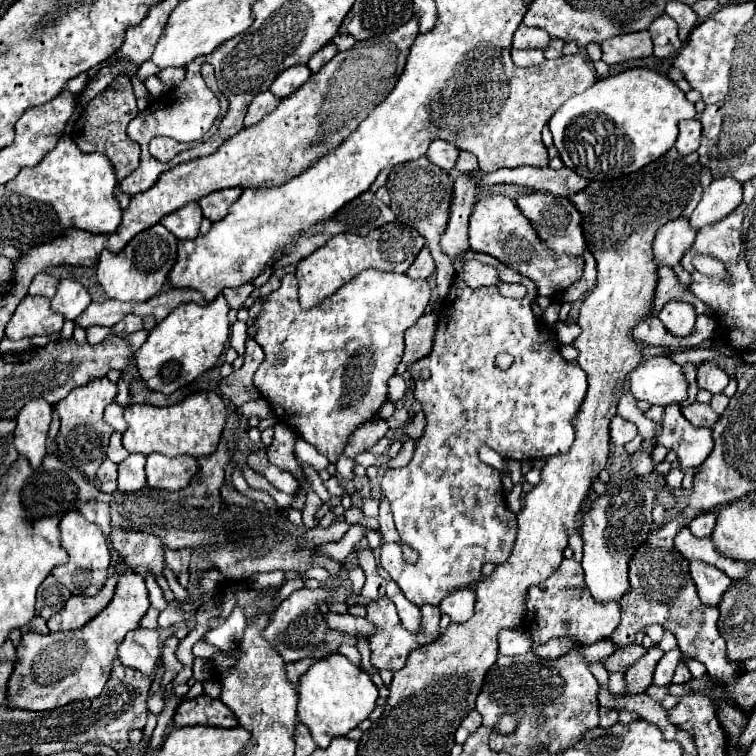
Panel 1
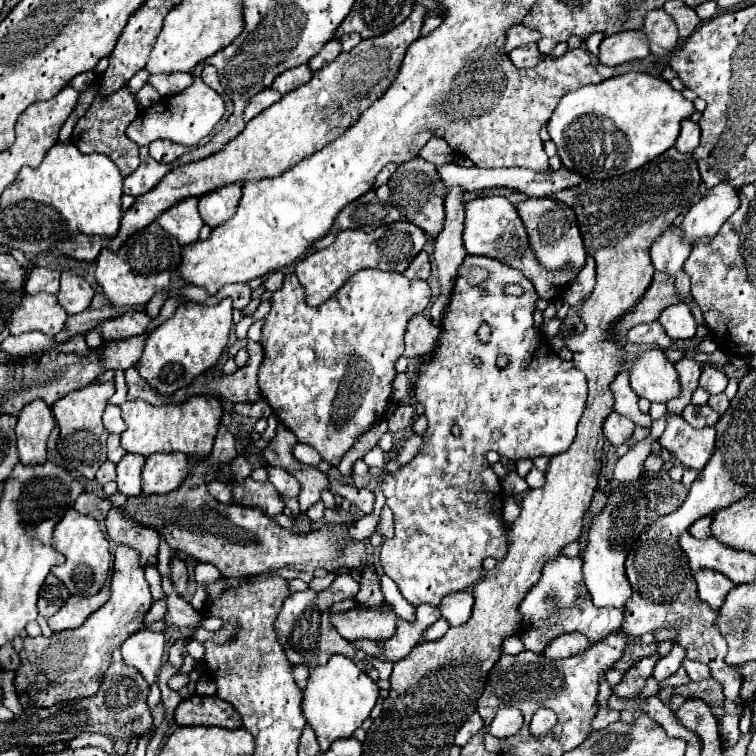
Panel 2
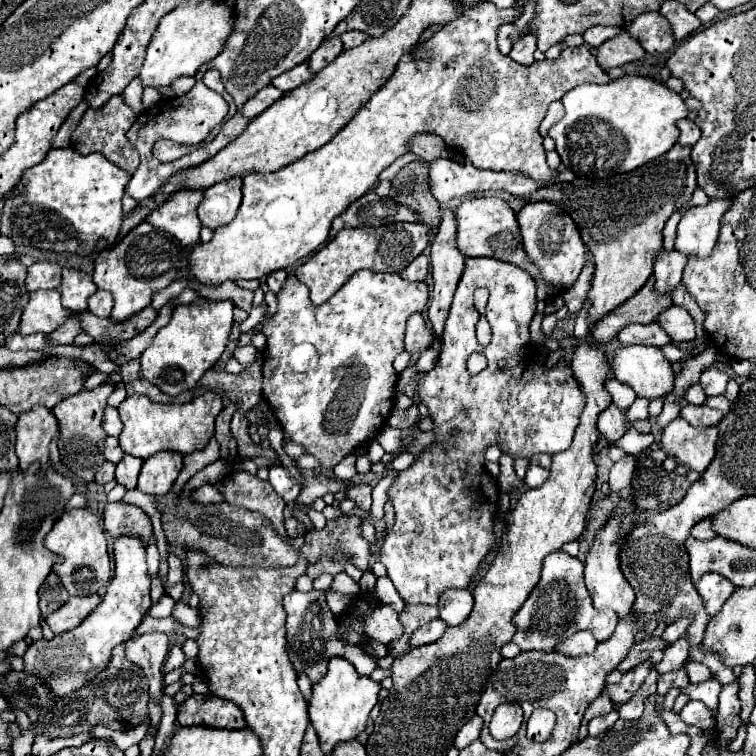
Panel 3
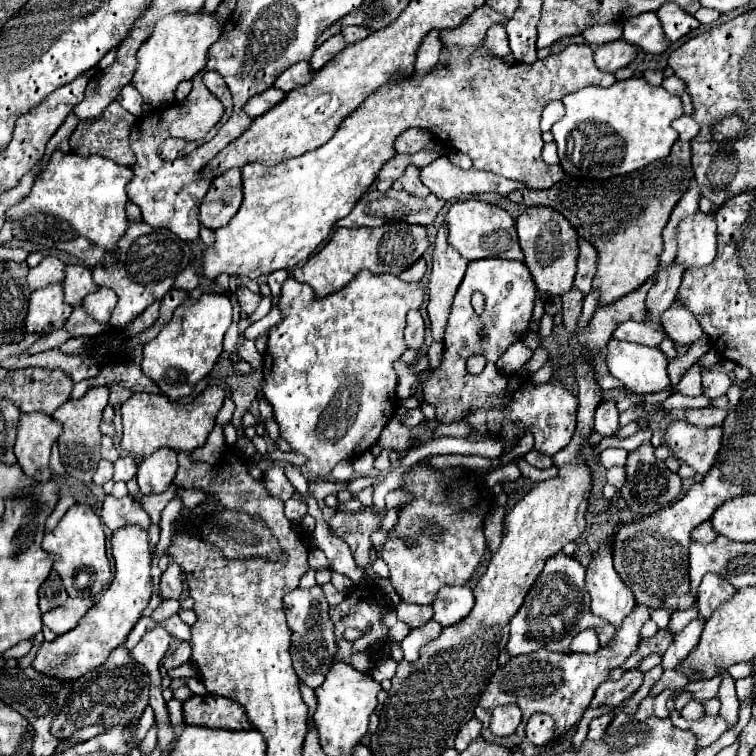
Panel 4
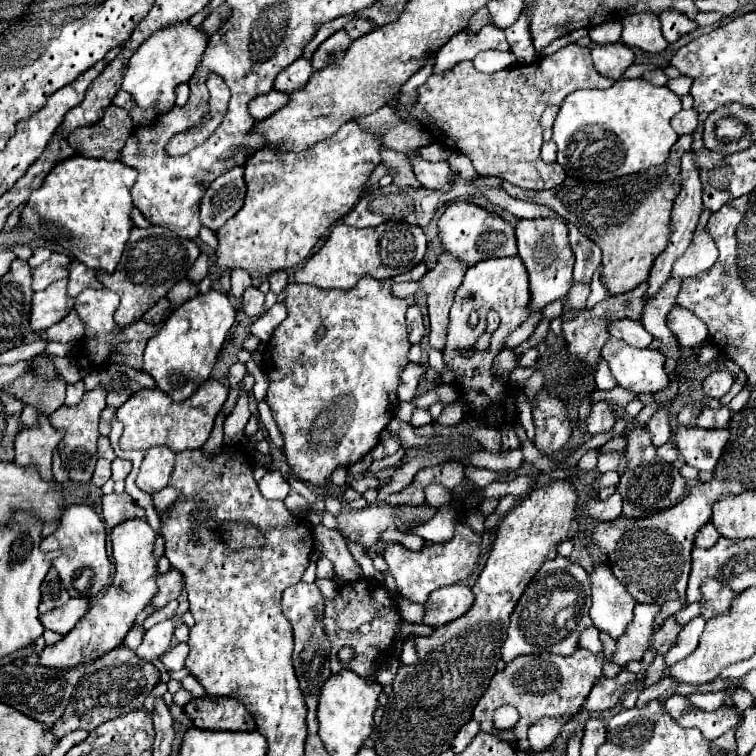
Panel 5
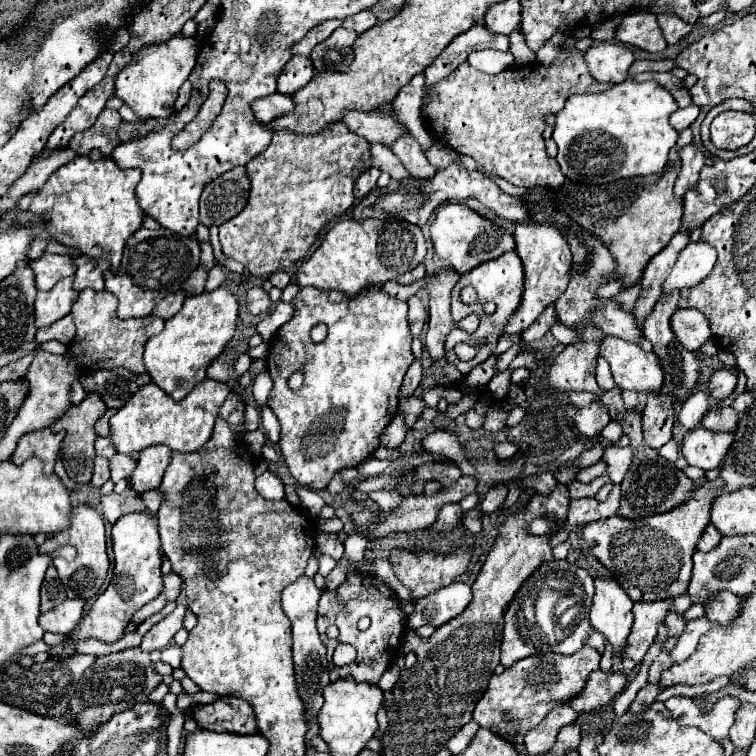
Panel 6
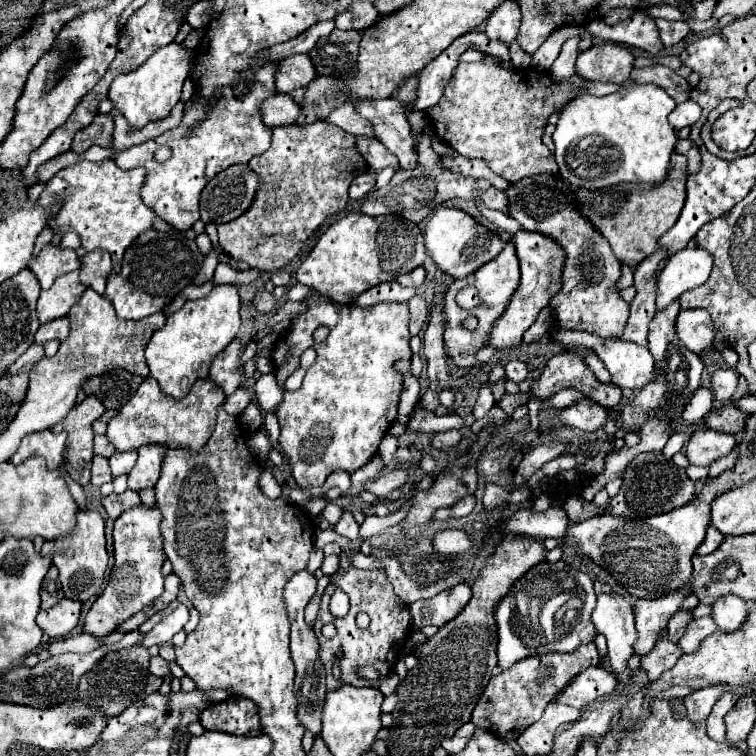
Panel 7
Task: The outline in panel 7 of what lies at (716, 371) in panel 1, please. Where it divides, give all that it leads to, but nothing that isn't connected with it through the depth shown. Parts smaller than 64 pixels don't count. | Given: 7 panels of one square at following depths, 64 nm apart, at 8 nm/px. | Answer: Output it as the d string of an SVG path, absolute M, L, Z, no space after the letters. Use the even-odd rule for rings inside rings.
M718 370L712 376L712 392L720 404L734 402L732 396L736 392L736 386L738 386L738 374L734 370Z

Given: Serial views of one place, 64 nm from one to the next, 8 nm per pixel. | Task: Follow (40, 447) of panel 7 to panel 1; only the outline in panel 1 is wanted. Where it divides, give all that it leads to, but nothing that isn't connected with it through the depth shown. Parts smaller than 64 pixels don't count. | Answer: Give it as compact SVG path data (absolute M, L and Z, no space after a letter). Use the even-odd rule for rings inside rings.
M30 400L22 412L16 416L16 430L14 430L14 444L18 448L18 452L22 456L28 458L32 468L38 468L46 456L46 436L48 436L48 428L50 428L50 420L52 420L52 406L46 400Z

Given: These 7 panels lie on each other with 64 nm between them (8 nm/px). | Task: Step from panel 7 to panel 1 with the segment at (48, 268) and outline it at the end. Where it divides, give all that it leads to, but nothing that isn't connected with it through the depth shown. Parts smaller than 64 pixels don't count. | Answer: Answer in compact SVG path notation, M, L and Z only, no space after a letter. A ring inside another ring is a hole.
M40 272L40 274L34 276L28 294L30 296L48 296L48 298L52 298L56 294L56 288L58 288L58 278L48 274L48 272Z

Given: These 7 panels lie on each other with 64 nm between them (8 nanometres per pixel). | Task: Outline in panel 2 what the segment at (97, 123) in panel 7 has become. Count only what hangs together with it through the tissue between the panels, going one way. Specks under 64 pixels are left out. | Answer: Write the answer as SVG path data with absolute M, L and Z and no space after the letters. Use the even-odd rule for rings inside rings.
M128 86L120 88L120 92L114 92L112 96L108 96L108 100L94 100L92 106L88 108L88 112L76 122L76 128L72 132L72 144L82 152L82 154L92 154L92 152L100 152L106 154L122 172L122 176L130 176L138 164L138 146L126 136L126 128L130 126L130 122L138 116L138 108L136 102L128 90Z

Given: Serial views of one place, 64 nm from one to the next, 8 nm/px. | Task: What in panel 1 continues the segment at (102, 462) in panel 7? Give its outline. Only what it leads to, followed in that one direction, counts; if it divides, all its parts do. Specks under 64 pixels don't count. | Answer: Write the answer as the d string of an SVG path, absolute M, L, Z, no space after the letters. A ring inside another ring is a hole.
M108 458L100 464L98 468L98 480L100 482L106 482L106 480L116 480L116 464L110 462Z

